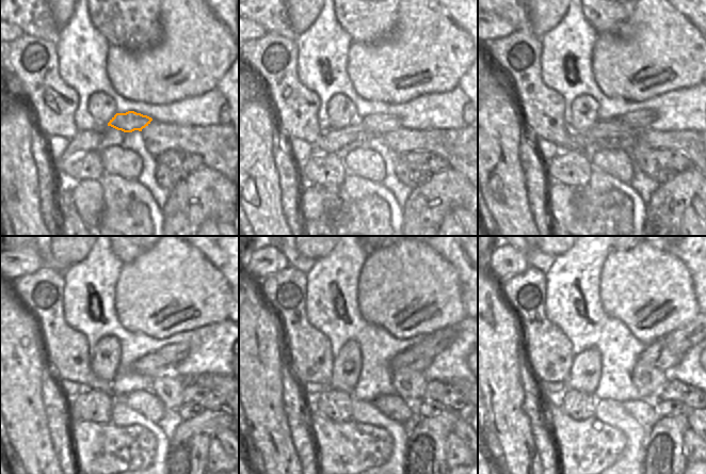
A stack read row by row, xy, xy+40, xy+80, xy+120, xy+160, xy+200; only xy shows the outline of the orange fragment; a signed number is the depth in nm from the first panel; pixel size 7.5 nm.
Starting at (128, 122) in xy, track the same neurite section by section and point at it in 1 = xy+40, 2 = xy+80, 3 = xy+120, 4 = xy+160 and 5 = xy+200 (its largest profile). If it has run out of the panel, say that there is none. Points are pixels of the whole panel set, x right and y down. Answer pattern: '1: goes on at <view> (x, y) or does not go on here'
1: goes on at xy+40 (379, 124)
2: goes on at xy+80 (627, 127)
3: goes on at xy+120 (157, 364)
4: goes on at xy+160 (431, 345)
5: goes on at xy+200 (678, 342)

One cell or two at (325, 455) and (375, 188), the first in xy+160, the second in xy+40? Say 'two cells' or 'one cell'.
two cells

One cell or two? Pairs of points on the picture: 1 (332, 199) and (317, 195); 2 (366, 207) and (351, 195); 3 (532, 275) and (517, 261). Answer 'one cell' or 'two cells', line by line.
1: two cells
2: two cells
3: two cells

